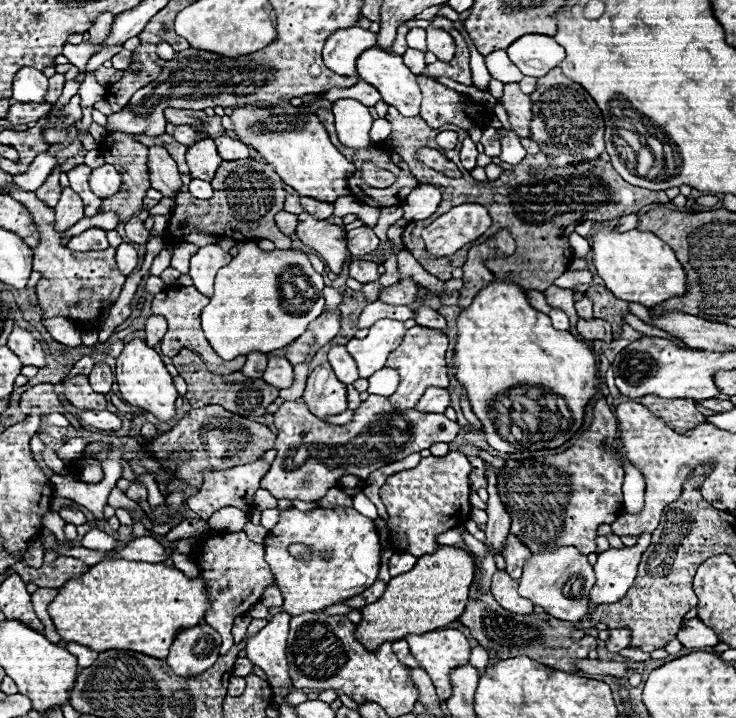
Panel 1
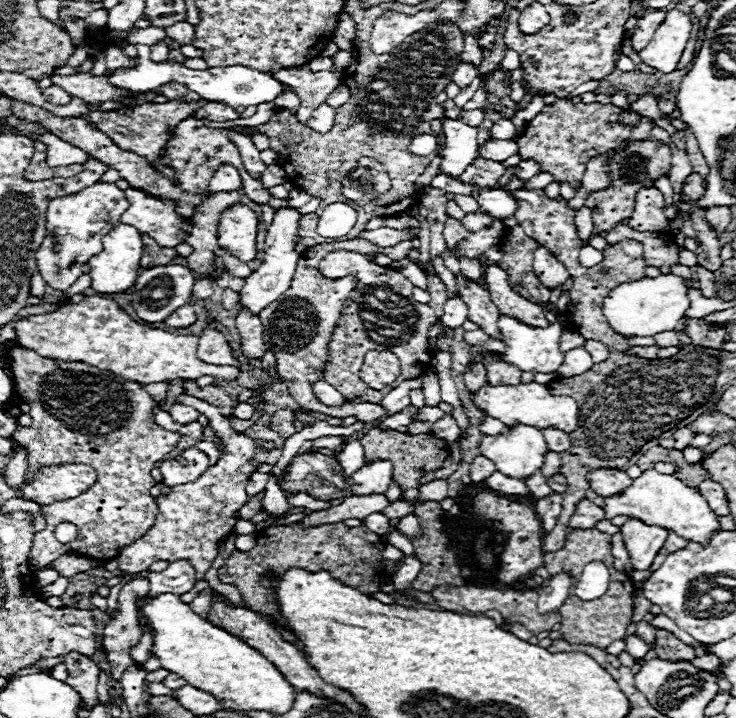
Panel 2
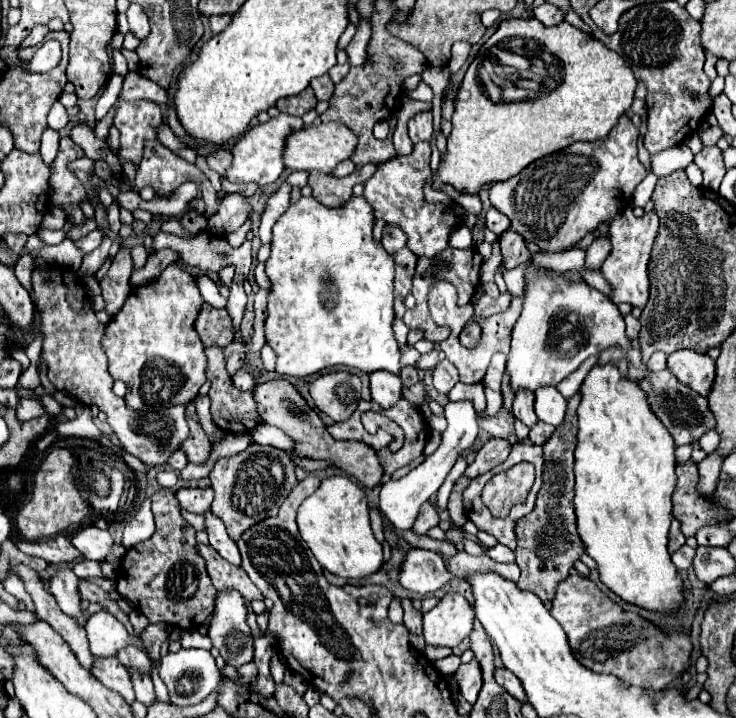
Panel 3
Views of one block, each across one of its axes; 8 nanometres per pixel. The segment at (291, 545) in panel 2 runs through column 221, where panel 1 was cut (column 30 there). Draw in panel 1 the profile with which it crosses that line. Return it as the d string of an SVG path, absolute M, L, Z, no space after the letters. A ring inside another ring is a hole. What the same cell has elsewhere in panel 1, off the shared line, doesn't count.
M58 556L56 562L44 564L40 568L30 568L24 562L16 562L6 572L18 572L24 582L36 582L40 588L60 588L70 578L82 576L88 570L84 562L72 556Z

